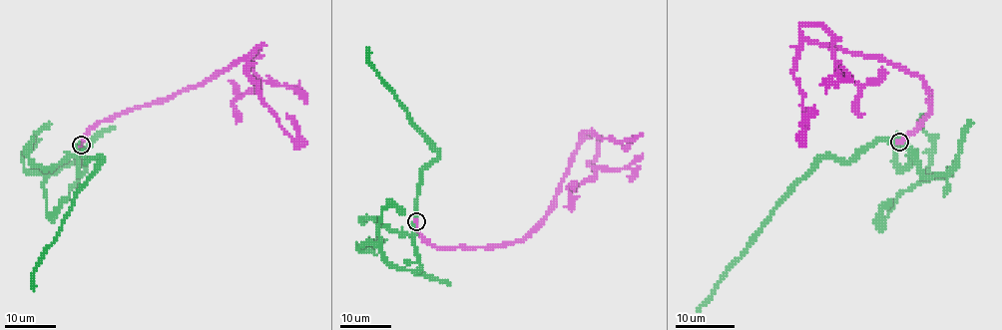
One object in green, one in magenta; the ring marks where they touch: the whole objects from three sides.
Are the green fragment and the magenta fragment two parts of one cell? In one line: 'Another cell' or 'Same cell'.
Another cell

